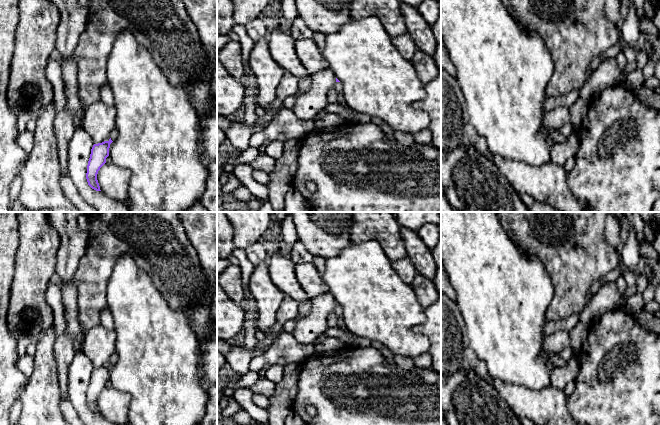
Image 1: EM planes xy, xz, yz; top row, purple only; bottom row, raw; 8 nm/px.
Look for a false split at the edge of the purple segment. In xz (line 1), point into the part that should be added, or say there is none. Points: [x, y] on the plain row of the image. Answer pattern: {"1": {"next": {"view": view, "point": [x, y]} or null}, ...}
{"1": {"next": {"view": "xz", "point": [338, 310]}}}

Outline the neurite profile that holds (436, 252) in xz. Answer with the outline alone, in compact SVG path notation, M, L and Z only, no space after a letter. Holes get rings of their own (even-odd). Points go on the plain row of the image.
M441 240L433 249L431 249L431 254L437 267L441 269Z

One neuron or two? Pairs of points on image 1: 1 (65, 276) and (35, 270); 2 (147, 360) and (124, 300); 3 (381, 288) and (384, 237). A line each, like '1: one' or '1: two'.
1: two
2: one
3: two

